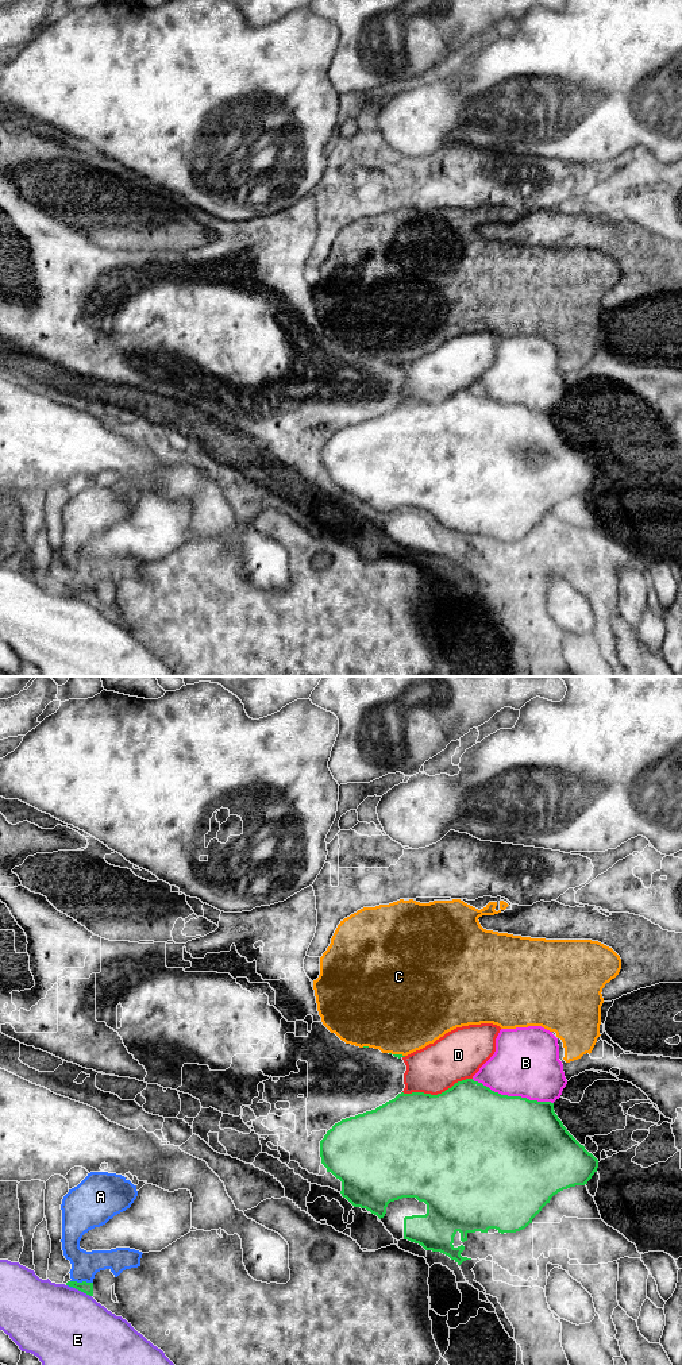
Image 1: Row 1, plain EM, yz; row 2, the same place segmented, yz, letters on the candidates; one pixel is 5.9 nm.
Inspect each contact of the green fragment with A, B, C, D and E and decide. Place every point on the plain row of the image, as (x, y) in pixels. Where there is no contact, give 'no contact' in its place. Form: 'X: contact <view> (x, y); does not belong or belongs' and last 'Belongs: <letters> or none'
A: contact yz (83, 590); does not belong
B: contact yz (512, 405); does not belong
C: contact yz (397, 363); does not belong
D: contact yz (438, 403); does not belong
E: contact yz (83, 600); does not belong
Belongs: none

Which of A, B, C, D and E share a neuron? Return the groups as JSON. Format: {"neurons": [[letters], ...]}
{"neurons": [["A"], ["B"], ["C"], ["D"], ["E"]]}

